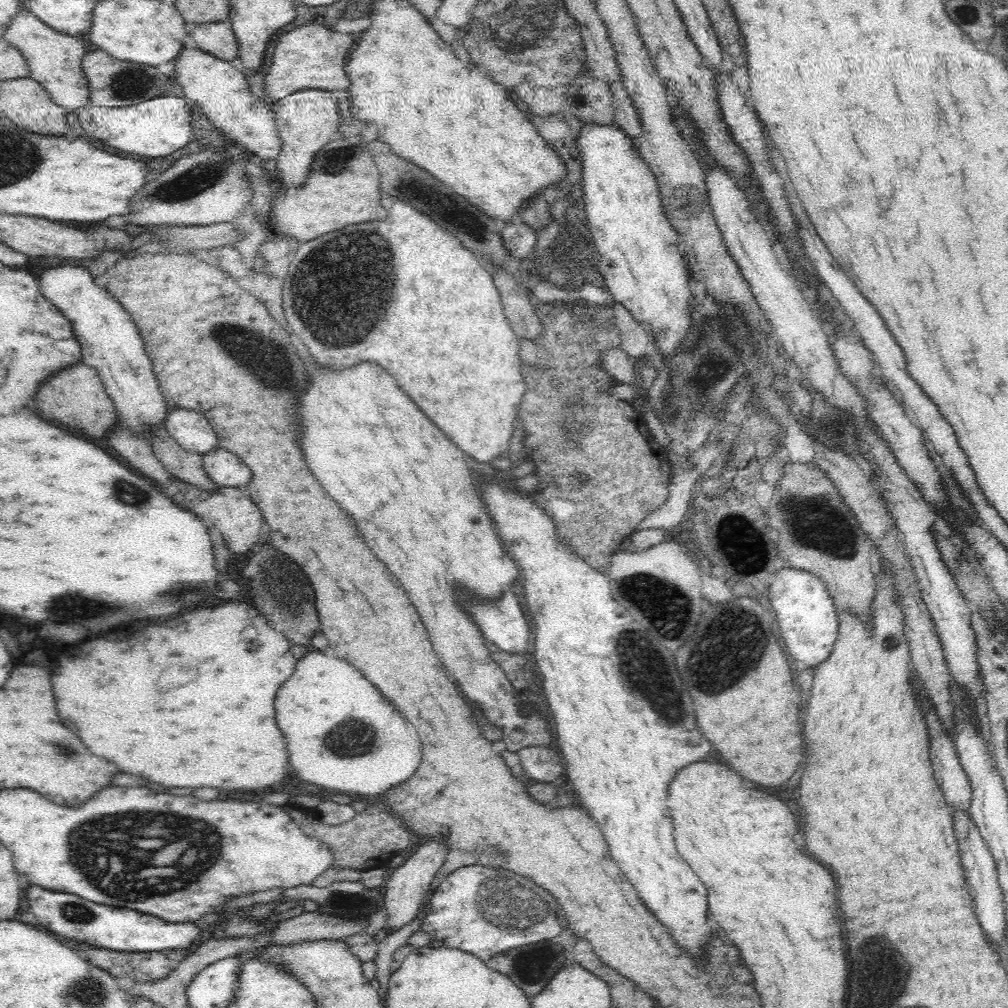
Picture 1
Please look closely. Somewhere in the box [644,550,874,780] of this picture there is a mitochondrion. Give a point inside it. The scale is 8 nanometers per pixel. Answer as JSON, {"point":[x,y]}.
{"point":[734,643]}

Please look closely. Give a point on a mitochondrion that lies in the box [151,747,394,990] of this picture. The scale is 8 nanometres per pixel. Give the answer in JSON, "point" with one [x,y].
{"point":[347,904]}

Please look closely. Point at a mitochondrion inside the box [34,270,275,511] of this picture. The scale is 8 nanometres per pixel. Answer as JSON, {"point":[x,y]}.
{"point":[125,488]}

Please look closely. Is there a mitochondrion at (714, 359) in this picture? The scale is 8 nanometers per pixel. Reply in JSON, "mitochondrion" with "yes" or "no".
{"mitochondrion":"yes"}

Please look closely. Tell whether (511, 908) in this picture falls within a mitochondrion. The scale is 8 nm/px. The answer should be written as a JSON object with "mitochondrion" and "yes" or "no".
{"mitochondrion":"yes"}

